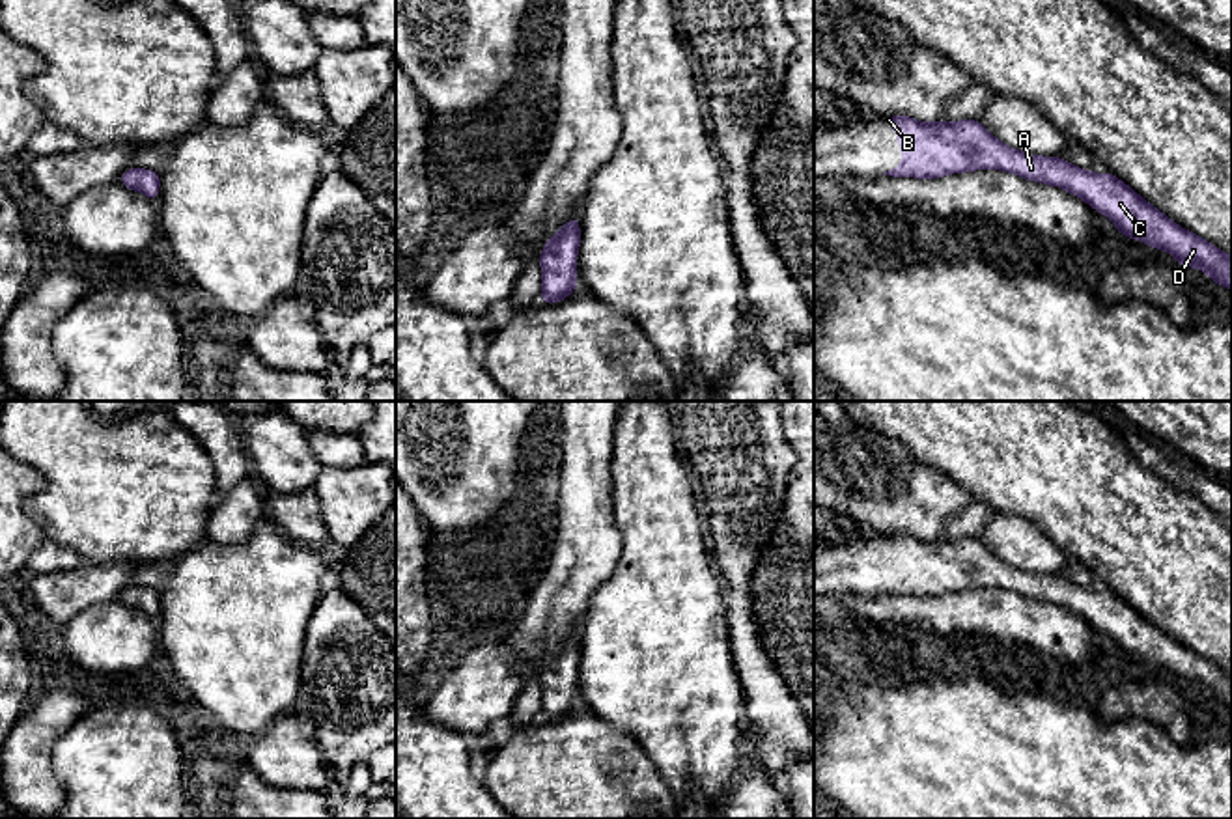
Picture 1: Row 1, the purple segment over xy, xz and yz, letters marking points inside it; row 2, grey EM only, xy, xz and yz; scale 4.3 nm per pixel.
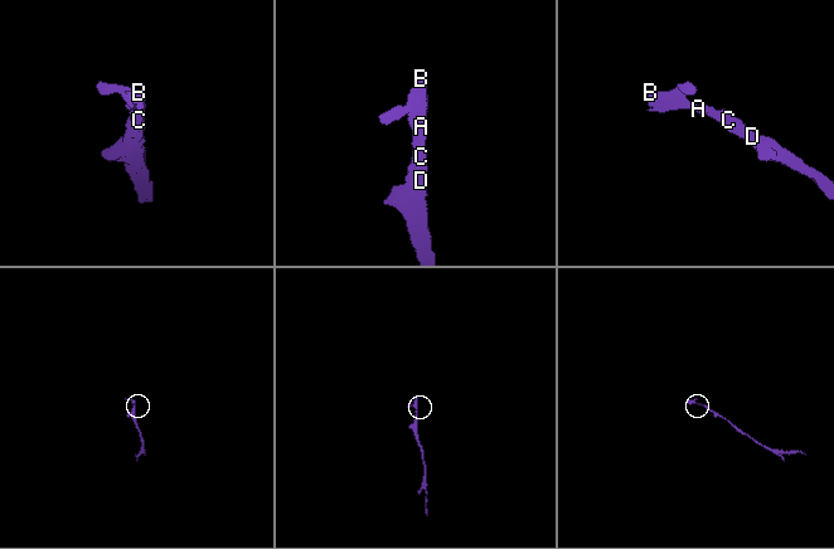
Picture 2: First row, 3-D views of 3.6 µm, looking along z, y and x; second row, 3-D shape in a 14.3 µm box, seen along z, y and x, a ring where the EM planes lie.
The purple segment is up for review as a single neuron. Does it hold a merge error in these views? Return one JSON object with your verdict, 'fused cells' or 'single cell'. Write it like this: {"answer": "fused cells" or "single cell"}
{"answer": "single cell"}

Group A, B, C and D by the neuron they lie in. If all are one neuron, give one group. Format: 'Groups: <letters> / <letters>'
Groups: A B C D

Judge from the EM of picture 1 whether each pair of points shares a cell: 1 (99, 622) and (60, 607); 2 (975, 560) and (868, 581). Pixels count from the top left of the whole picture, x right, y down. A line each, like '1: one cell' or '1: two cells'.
1: two cells
2: one cell

